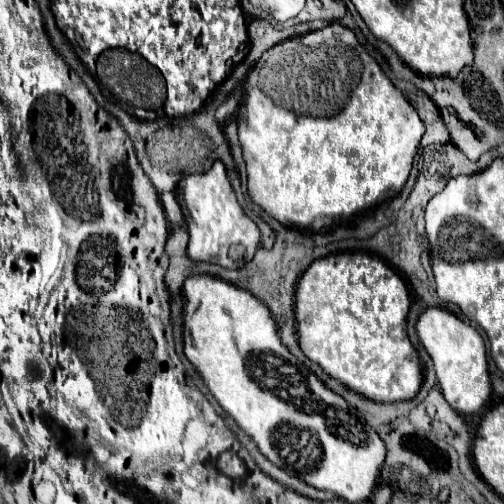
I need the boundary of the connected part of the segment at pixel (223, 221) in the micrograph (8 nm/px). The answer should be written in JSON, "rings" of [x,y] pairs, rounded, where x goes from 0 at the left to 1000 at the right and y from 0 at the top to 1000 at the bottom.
{"rings":[[[425,321],[425,329],[405,345],[369,349],[353,365],[349,385],[377,460],[373,508],[381,516],[421,520],[440,532],[480,532],[504,512],[516,492],[516,456],[472,405],[440,321]]]}

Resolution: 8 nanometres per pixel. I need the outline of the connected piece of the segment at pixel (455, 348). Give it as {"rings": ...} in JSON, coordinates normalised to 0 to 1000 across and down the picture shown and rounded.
{"rings":[[[849,611],[829,631],[825,659],[845,698],[861,714],[869,762],[873,762],[873,774],[885,798],[909,821],[952,817],[968,802],[976,770],[972,770],[972,746],[968,746],[968,722],[964,722],[964,690],[960,690],[960,675],[948,663],[948,655],[921,643],[909,627],[893,623],[889,615]]]}

